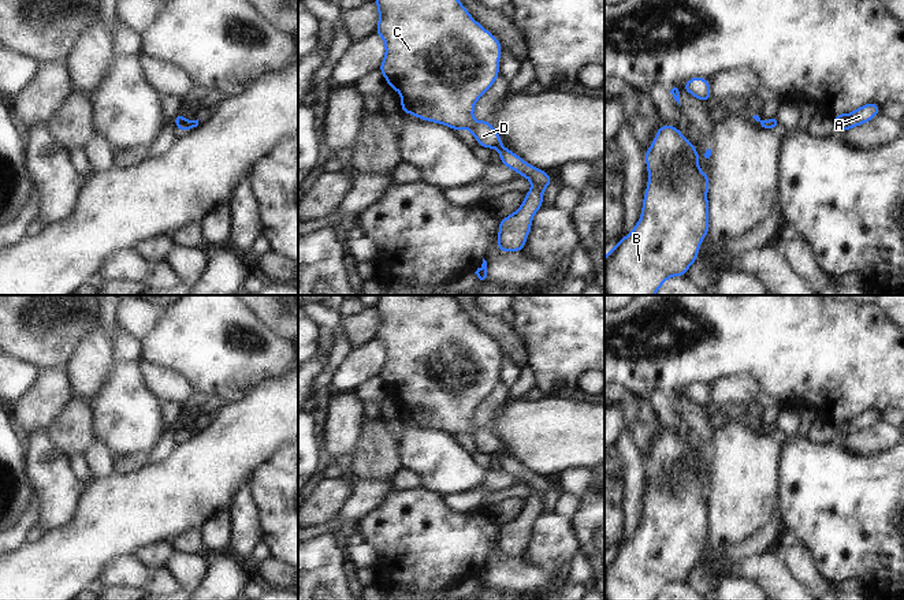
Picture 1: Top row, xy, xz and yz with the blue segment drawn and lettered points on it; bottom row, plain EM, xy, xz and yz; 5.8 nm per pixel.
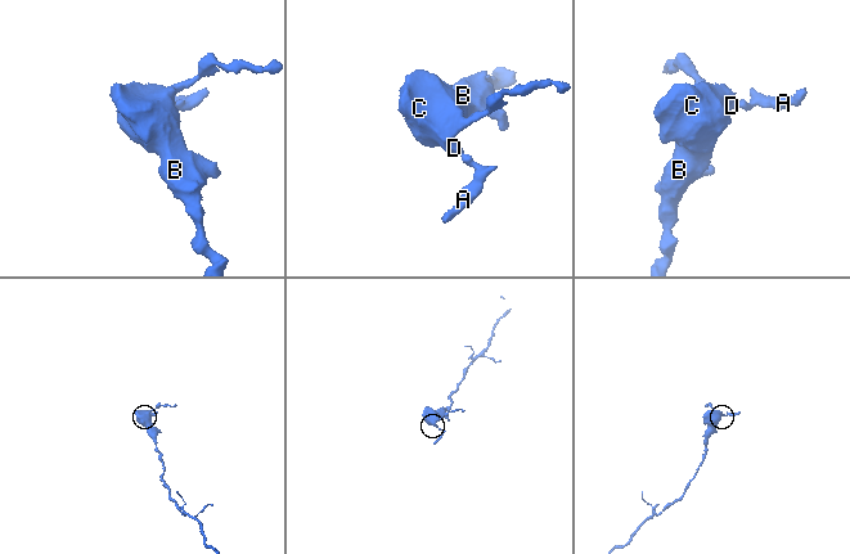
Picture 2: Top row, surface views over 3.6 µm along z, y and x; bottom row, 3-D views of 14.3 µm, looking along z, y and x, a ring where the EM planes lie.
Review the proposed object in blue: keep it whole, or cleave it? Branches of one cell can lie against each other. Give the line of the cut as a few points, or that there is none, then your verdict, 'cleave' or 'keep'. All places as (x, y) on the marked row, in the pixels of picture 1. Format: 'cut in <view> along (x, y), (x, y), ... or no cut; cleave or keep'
cut in xz along (502, 145), (498, 148); cleave

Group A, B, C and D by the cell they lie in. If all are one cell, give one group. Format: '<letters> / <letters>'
A / B C D

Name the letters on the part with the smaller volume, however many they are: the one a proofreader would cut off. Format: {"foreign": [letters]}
{"foreign": ["A"]}

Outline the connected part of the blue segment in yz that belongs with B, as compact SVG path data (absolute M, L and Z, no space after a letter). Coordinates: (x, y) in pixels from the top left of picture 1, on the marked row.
M663 123L644 157L648 182L641 216L633 230L604 256L604 295L655 295L672 276L687 276L688 268L697 260L702 241L708 234L710 178L699 168L699 154L693 144L677 127Z

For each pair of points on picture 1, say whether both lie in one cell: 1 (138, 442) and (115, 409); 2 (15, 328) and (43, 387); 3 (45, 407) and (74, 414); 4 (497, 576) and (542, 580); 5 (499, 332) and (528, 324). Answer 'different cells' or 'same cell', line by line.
1: same cell
2: different cells
3: different cells
4: same cell
5: different cells

